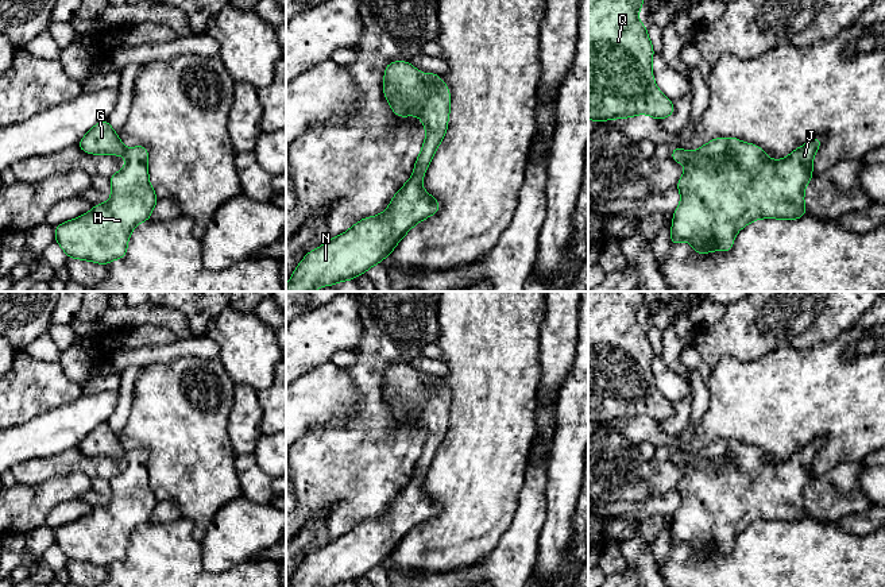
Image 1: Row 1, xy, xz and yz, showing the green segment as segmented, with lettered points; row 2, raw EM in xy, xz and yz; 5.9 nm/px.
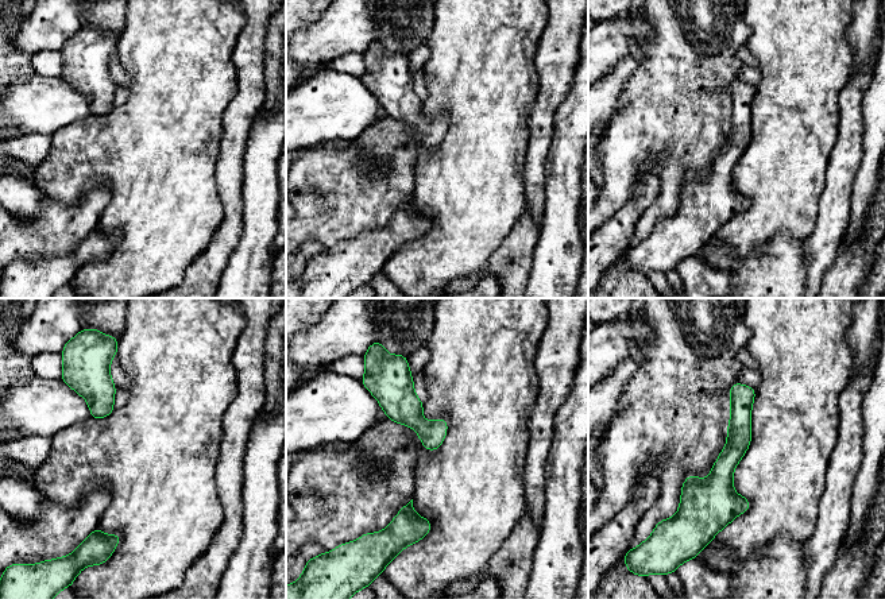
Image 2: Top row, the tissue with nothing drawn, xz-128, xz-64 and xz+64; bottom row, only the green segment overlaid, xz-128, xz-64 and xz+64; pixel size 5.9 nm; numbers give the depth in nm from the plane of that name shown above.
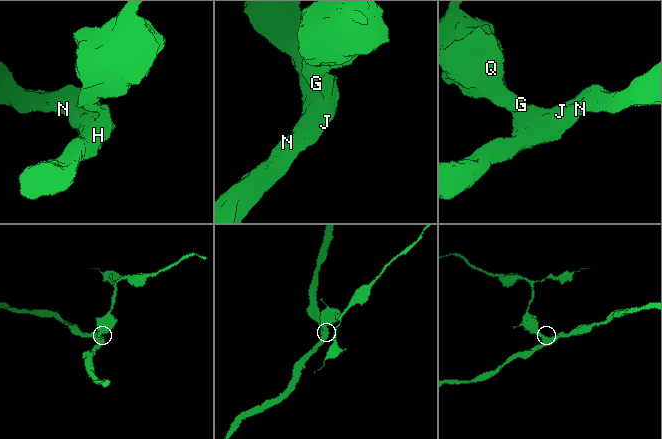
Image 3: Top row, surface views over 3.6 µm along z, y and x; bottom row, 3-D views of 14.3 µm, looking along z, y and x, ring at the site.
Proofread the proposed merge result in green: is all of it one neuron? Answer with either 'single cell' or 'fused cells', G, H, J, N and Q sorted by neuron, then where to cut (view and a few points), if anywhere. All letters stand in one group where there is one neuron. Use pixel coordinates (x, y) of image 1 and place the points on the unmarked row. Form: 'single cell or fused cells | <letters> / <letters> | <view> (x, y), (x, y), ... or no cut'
single cell | G H J N Q | no cut

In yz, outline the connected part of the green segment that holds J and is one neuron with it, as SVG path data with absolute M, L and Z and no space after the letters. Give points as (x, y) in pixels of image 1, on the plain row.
M818 439L780 463L769 462L761 449L737 440L715 440L695 453L675 448L670 460L687 470L676 487L681 503L673 514L670 549L689 544L693 556L729 555L737 534L757 521L801 521L807 517L804 491L813 479L812 463L822 444Z

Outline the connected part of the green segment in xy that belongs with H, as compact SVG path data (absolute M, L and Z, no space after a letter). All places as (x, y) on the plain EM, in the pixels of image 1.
M108 421L97 425L77 445L82 453L96 457L124 457L125 468L109 479L112 497L108 505L55 529L55 544L67 560L108 567L123 561L132 532L150 522L158 499L148 482L148 451L125 451Z

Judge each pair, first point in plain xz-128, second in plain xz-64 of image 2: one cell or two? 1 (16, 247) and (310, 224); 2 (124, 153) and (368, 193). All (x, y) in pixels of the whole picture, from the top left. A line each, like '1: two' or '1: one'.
1: one
2: two

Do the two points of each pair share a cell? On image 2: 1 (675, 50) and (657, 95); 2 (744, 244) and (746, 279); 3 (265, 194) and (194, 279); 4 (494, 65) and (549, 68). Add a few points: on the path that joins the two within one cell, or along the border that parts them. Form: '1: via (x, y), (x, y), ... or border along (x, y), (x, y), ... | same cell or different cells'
1: via (675, 61), (675, 77), (668, 84) | same cell
2: border along (771, 239), (731, 270) | different cells
3: border along (243, 189), (243, 231), (232, 251) | different cells
4: border along (540, 37), (534, 60), (538, 76), (536, 100) | different cells

